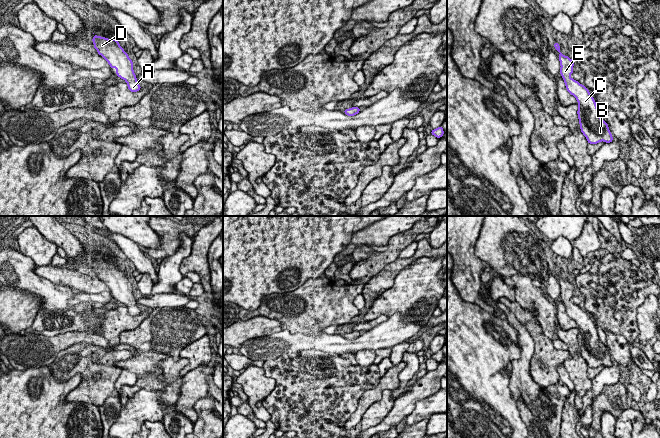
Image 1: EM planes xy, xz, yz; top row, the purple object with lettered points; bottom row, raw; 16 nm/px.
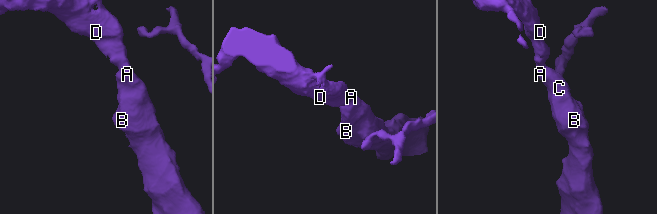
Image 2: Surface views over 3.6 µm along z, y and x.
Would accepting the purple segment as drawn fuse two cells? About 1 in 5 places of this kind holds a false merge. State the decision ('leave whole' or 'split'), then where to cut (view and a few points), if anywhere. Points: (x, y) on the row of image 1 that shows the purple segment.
leave whole | no cut

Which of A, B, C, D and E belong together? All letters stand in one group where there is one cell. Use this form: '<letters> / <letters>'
A B C D E

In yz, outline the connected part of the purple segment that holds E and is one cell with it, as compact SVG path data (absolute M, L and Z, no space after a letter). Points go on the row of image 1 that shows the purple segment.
M554 42L554 47L560 53L558 56L561 65L560 74L565 82L566 89L578 101L577 114L581 132L589 144L597 144L601 141L612 142L613 135L608 124L600 117L596 102L589 90L570 77L573 73L573 60L561 53L558 43Z

